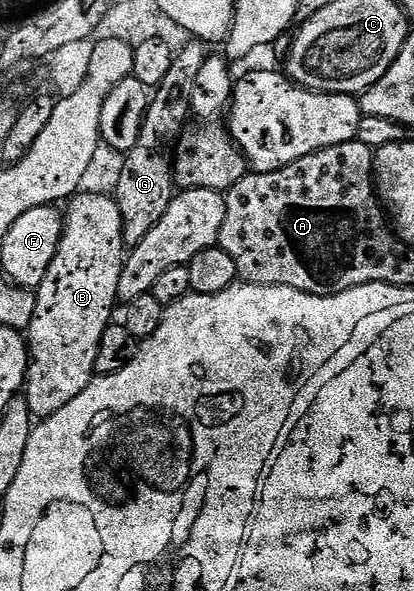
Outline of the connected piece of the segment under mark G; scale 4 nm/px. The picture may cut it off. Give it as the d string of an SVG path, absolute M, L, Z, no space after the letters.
M191 41L176 52L164 81L160 81L160 85L153 88L149 96L136 145L125 152L123 159L126 160L118 171L112 197L120 209L122 242L127 248L144 241L144 237L148 237L148 232L152 230L152 225L156 225L156 221L160 221L160 217L164 217L164 213L168 211L168 205L172 205L176 184L172 174L172 159L168 152L177 144L187 126L186 119L191 118L192 85L207 54L207 44L201 41Z

